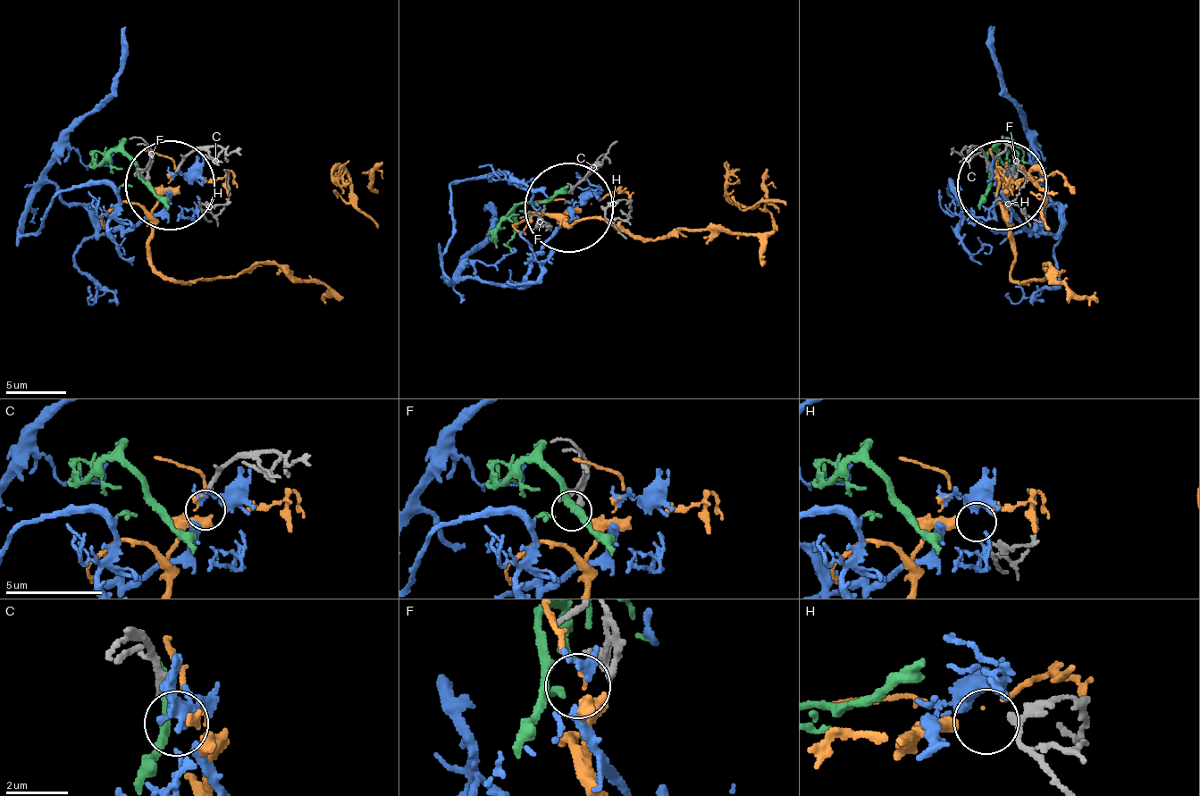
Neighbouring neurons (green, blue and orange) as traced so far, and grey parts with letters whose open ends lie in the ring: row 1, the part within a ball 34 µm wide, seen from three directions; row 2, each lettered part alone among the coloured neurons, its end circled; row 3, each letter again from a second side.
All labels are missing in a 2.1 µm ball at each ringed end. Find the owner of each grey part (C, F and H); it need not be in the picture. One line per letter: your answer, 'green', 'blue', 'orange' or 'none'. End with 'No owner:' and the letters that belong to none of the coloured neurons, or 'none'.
C: blue
F: none
H: orange
No owner: F

